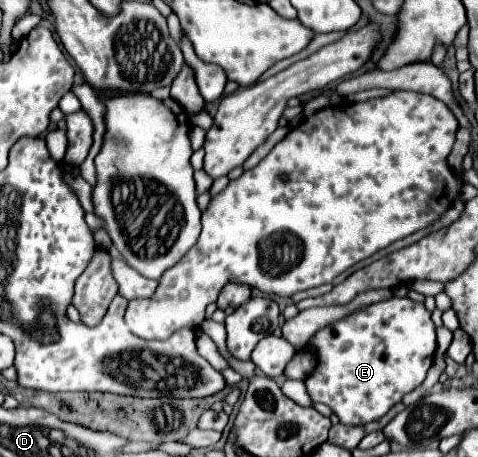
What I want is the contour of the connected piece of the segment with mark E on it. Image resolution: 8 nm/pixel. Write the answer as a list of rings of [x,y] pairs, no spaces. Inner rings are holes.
[[[397,298],[371,304],[331,326],[319,330],[309,348],[317,354],[317,366],[309,380],[305,380],[307,392],[313,402],[327,404],[341,420],[341,424],[359,426],[385,416],[397,402],[403,400],[405,394],[419,388],[427,376],[427,370],[433,364],[433,354],[437,348],[435,340],[435,324],[431,320],[431,312],[421,304],[409,298]]]

